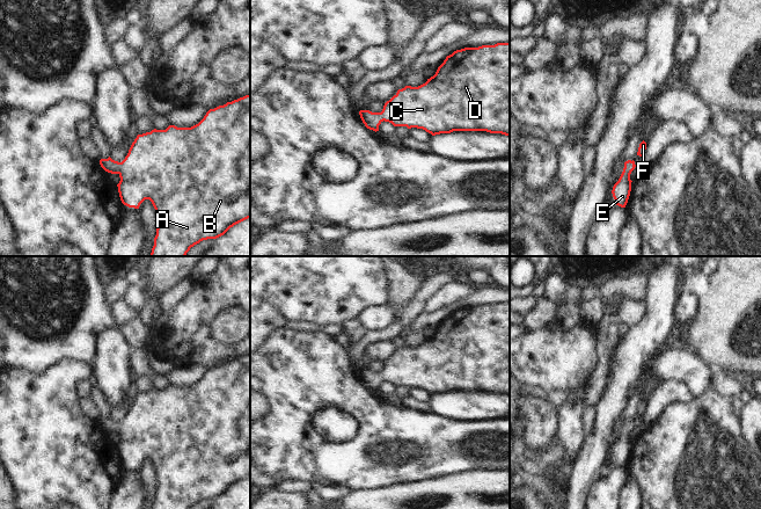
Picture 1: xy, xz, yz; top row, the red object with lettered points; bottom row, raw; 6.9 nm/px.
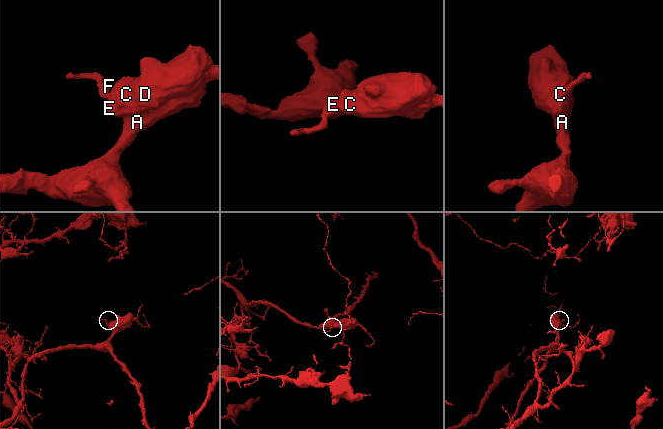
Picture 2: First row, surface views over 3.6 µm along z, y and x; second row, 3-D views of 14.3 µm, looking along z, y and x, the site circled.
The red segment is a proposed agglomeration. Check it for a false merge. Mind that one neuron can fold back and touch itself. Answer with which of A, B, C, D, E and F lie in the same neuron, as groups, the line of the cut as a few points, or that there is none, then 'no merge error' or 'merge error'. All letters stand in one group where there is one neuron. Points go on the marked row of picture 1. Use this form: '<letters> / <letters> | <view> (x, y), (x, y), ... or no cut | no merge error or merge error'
A B C D E F | no cut | no merge error

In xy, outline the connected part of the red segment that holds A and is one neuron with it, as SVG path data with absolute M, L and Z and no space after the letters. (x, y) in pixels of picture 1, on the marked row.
M250 94L214 109L210 109L204 118L191 128L169 125L166 130L154 129L151 132L138 134L122 162L115 161L109 157L108 159L101 159L100 165L105 172L119 175L120 181L117 187L120 201L124 205L139 209L145 199L152 202L159 225L149 256L185 256L190 248L200 241L217 239L224 235L234 225L250 218Z

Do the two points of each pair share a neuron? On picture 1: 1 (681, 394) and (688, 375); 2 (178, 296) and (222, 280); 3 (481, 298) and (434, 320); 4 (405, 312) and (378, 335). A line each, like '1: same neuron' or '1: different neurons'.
1: different neurons
2: different neurons
3: same neuron
4: same neuron

